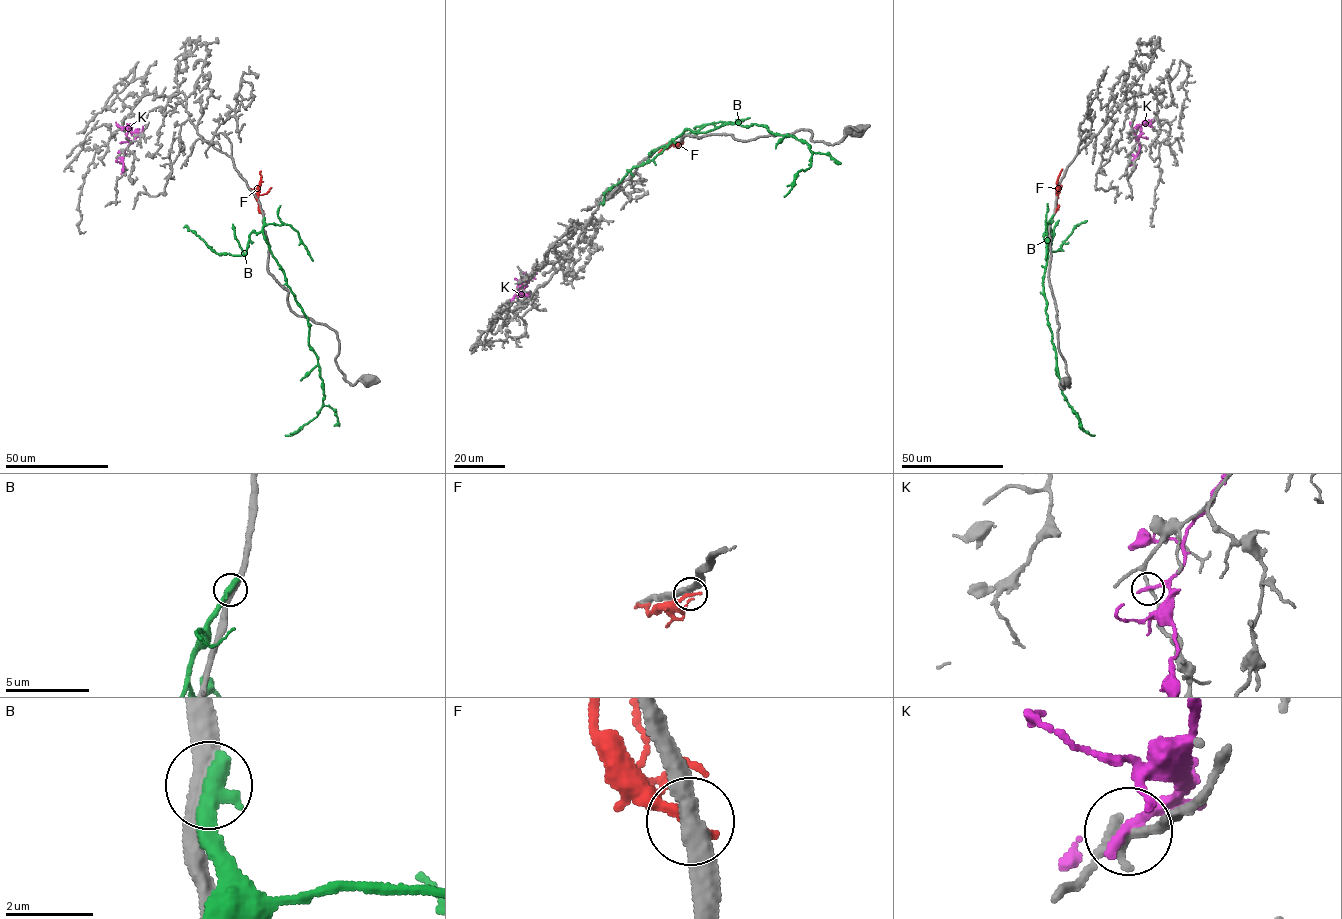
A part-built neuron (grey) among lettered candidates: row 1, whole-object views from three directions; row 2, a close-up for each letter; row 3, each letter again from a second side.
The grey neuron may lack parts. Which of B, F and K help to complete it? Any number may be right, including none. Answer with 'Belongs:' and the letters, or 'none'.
Belongs: none

